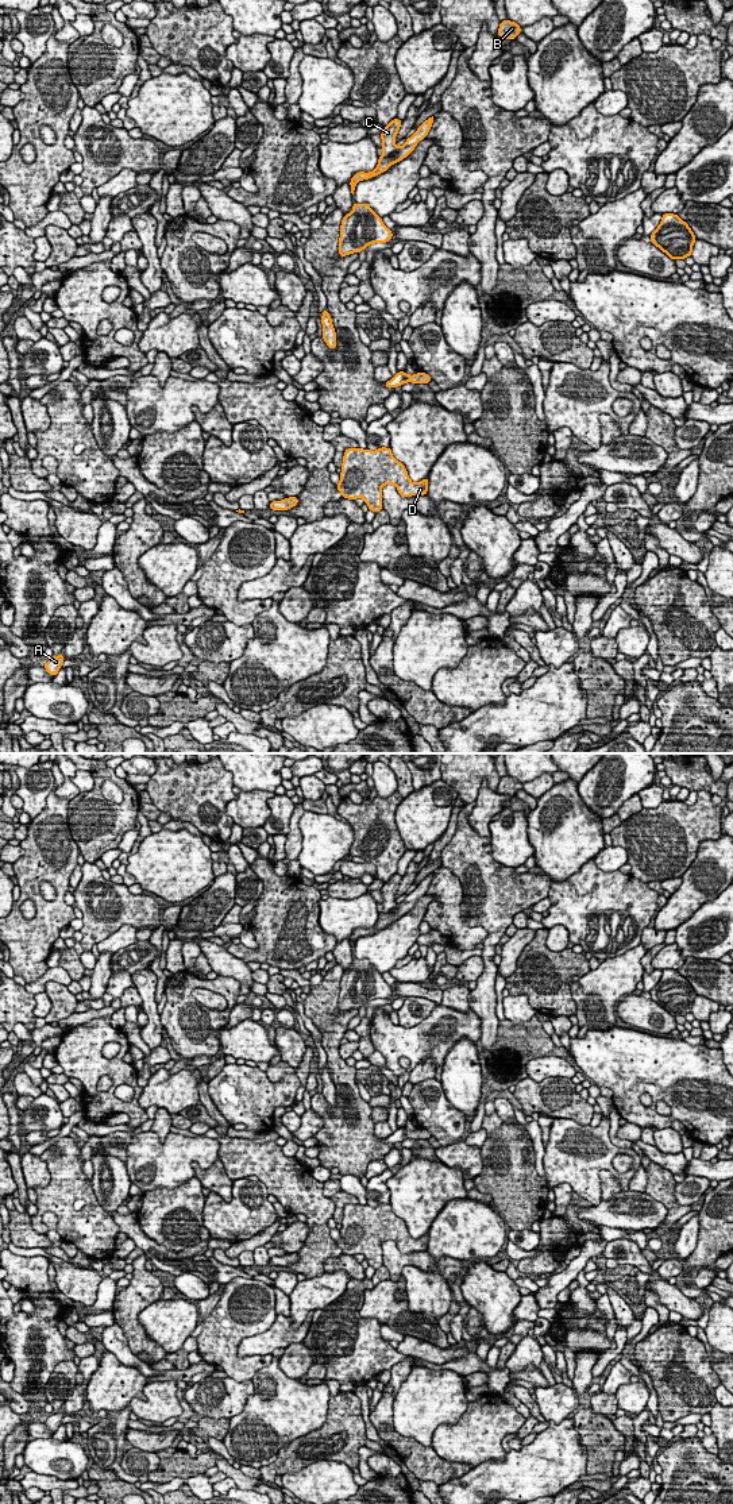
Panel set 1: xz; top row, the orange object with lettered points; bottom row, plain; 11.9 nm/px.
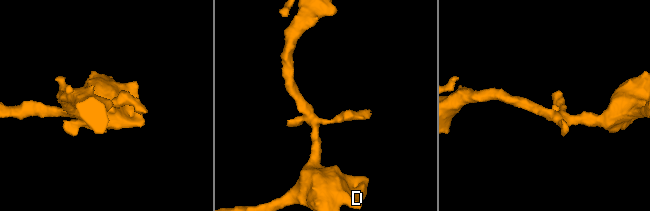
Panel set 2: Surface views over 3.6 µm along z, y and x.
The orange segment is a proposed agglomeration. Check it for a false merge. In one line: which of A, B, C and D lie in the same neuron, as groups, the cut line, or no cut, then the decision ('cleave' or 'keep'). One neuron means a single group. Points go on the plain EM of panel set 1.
groups A B D / C; cut xz (397, 903), (375, 925); cleave

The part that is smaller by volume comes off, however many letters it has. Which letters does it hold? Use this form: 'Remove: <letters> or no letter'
Remove: C

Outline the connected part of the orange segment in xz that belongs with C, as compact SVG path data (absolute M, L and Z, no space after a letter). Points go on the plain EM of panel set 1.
M393 875L381 888L382 895L382 906L383 910L379 913L378 919L382 918L387 911L390 911L393 907L396 907L396 892L398 890L398 886L401 883L402 876L401 875Z

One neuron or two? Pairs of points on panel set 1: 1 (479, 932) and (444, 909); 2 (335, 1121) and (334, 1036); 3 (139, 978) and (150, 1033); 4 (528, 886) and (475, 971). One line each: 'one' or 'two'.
1: one
2: one
3: one
4: two

